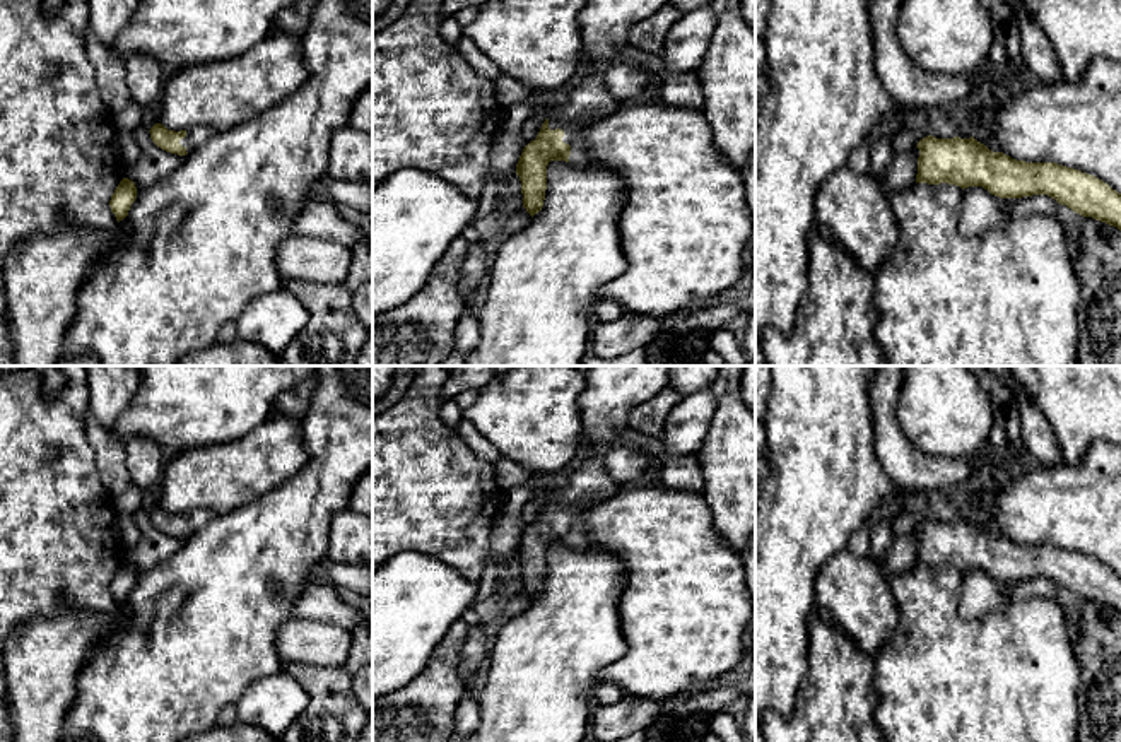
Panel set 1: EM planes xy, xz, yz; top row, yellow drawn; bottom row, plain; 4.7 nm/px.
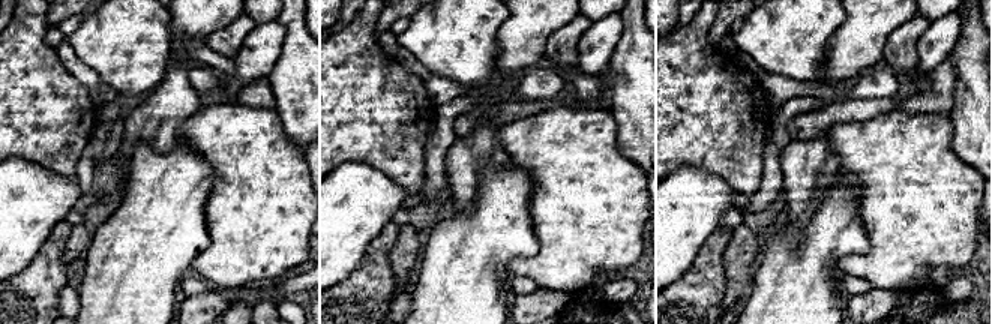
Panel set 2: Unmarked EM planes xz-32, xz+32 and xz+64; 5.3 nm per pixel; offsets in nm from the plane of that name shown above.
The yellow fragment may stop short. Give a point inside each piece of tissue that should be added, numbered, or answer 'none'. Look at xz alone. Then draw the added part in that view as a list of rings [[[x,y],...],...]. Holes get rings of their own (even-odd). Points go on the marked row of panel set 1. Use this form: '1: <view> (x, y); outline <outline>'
1: xz (588, 101); outline [[[590,65],[581,70],[581,79],[555,108],[543,109],[549,128],[564,132],[562,142],[571,145],[569,164],[584,168],[590,162],[584,145],[586,132],[607,118],[620,104],[603,85],[603,67]]]

